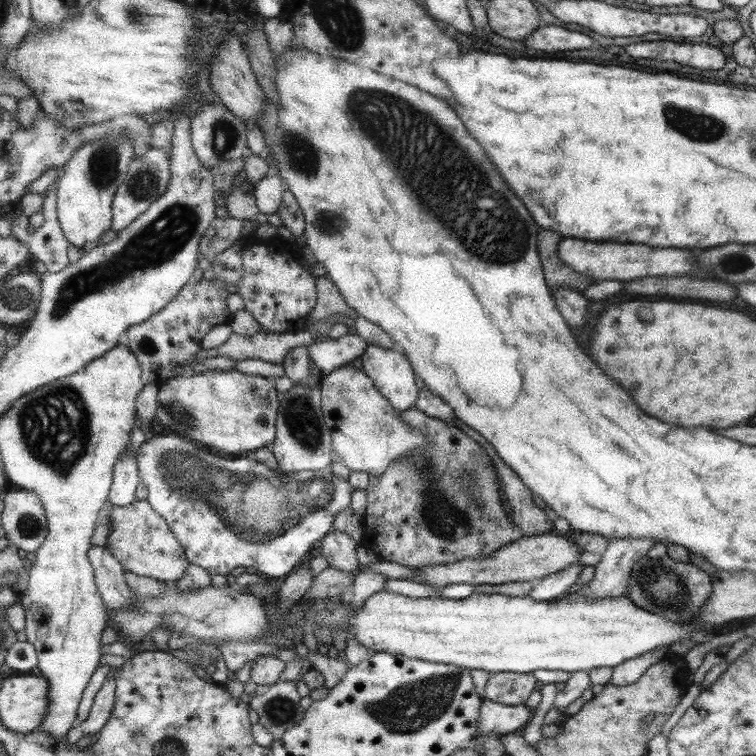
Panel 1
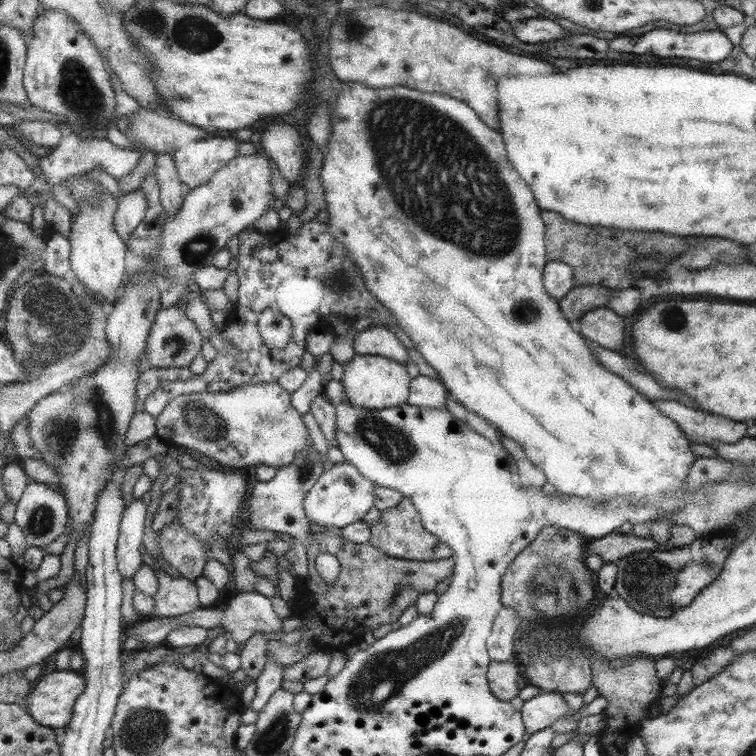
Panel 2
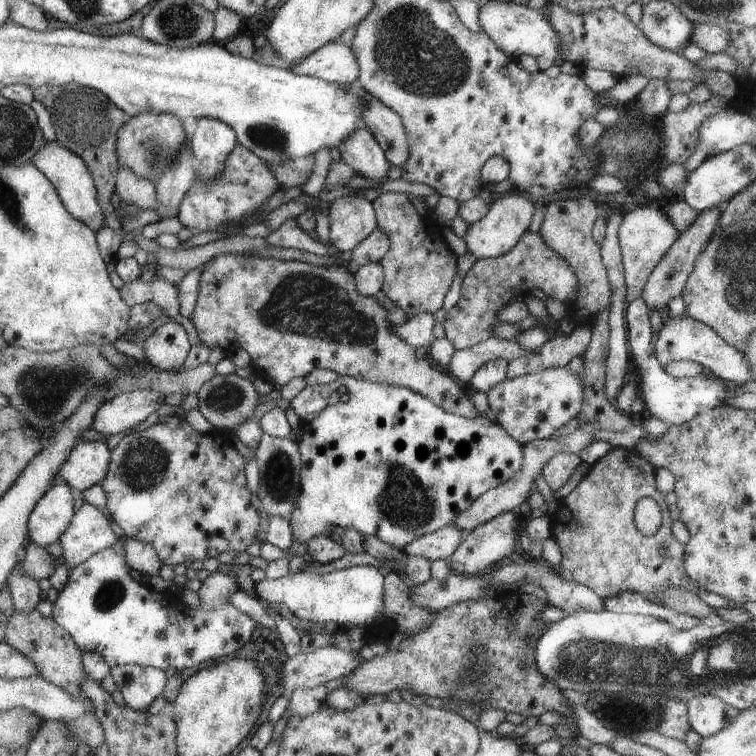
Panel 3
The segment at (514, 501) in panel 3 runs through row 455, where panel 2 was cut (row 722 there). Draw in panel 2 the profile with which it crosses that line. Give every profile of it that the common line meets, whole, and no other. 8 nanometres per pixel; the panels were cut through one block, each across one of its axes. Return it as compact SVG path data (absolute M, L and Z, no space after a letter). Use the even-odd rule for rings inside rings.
M540 692L538 697L525 701L521 708L528 734L552 726L558 718L570 718L574 711L560 693Z

